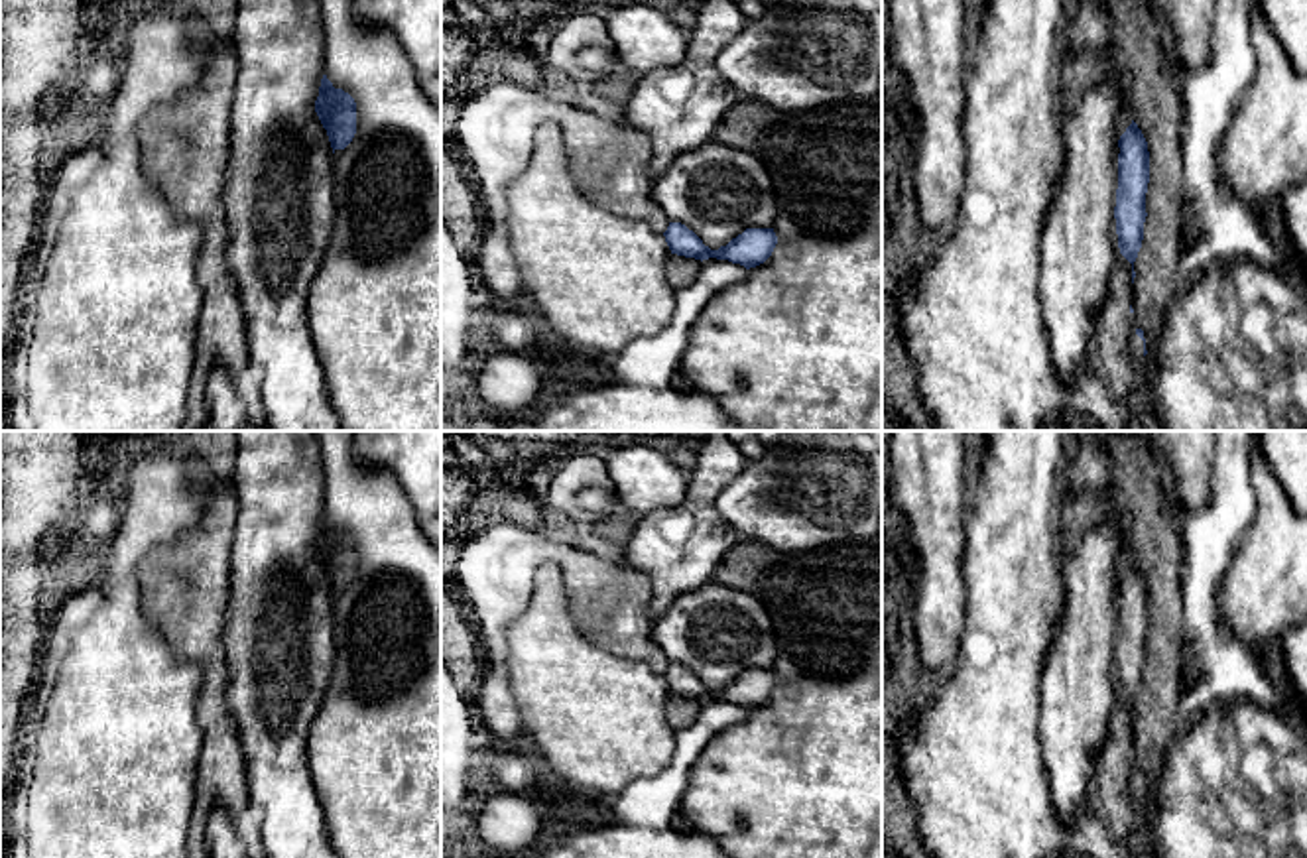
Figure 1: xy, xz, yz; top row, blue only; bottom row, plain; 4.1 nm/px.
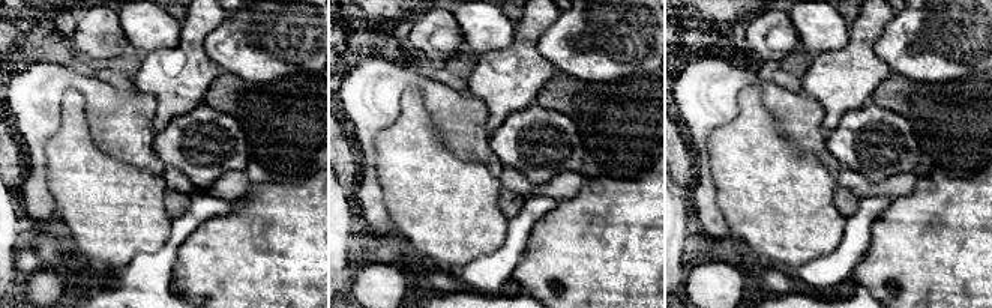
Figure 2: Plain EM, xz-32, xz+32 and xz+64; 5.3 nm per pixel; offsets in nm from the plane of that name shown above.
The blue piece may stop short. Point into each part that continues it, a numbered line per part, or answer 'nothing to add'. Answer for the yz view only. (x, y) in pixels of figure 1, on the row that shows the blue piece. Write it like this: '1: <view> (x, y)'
1: yz (1136, 412)

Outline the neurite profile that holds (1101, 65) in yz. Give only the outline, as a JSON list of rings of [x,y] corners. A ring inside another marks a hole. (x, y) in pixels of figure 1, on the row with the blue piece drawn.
[[[1063,0],[1063,6],[1065,6],[1065,20],[1061,28],[1061,59],[1057,75],[1059,106],[1067,112],[1077,110],[1081,96],[1089,87],[1108,77],[1114,77],[1118,83],[1116,91],[1120,96],[1118,106],[1118,140],[1120,140],[1120,136],[1134,120],[1128,96],[1130,91],[1128,77],[1122,73],[1118,65],[1108,61],[1104,55],[1092,51],[1079,53],[1069,45],[1067,31],[1077,18],[1079,0]]]

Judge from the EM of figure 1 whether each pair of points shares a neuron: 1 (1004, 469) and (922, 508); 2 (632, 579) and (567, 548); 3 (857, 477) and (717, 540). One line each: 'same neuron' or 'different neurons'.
1: different neurons
2: same neuron
3: different neurons

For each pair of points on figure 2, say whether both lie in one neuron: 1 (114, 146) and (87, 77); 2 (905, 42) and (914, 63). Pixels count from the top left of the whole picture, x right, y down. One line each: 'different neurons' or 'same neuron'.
1: same neuron
2: same neuron

